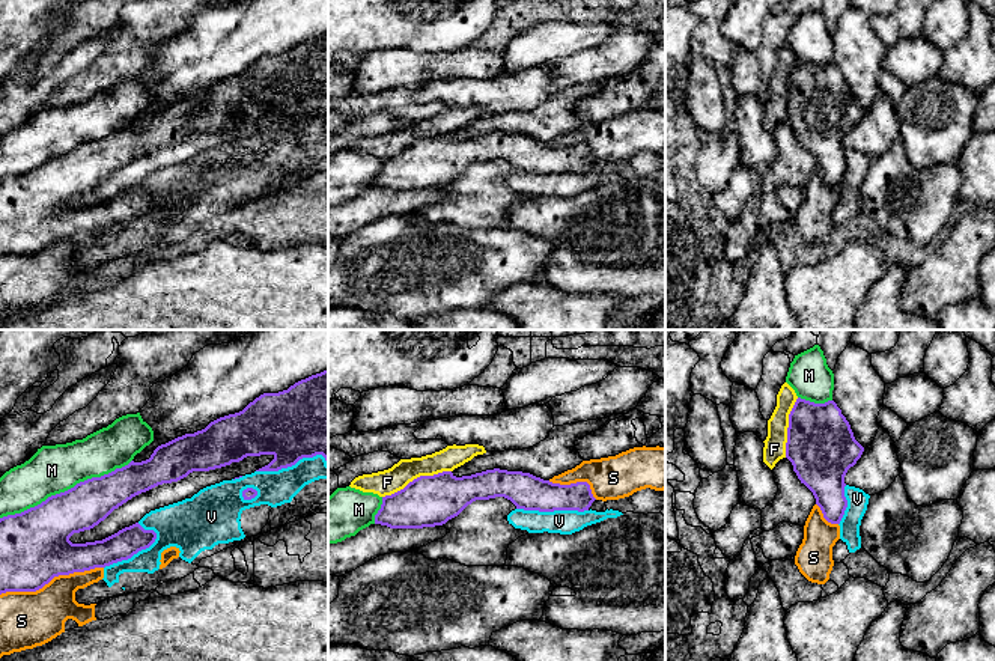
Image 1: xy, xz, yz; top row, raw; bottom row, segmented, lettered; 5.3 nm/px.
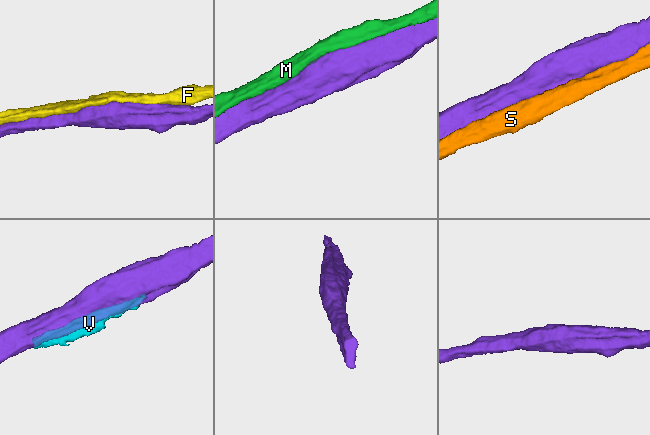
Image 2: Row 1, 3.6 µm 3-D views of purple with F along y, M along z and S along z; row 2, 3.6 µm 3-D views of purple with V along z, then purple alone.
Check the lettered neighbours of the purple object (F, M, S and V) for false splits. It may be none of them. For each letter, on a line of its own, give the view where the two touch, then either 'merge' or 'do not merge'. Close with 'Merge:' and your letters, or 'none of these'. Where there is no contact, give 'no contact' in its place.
F: xz | do not merge
M: xy | do not merge
S: xy | do not merge
V: xy | do not merge
Merge: none of these

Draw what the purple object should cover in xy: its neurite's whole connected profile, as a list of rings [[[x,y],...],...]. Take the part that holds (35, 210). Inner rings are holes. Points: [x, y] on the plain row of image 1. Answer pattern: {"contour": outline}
{"contour": [[[328,33],[301,42],[288,53],[263,56],[242,74],[220,80],[202,93],[158,108],[146,123],[131,123],[108,137],[87,142],[65,155],[51,158],[21,176],[0,181],[0,257],[36,254],[54,239],[105,230],[131,221],[157,202],[154,193],[145,193],[138,185],[102,203],[72,206],[69,200],[93,191],[114,172],[158,148],[178,145],[193,134],[209,134],[260,117],[272,117],[274,122],[256,134],[278,134],[316,117],[322,117],[328,128]]]}

